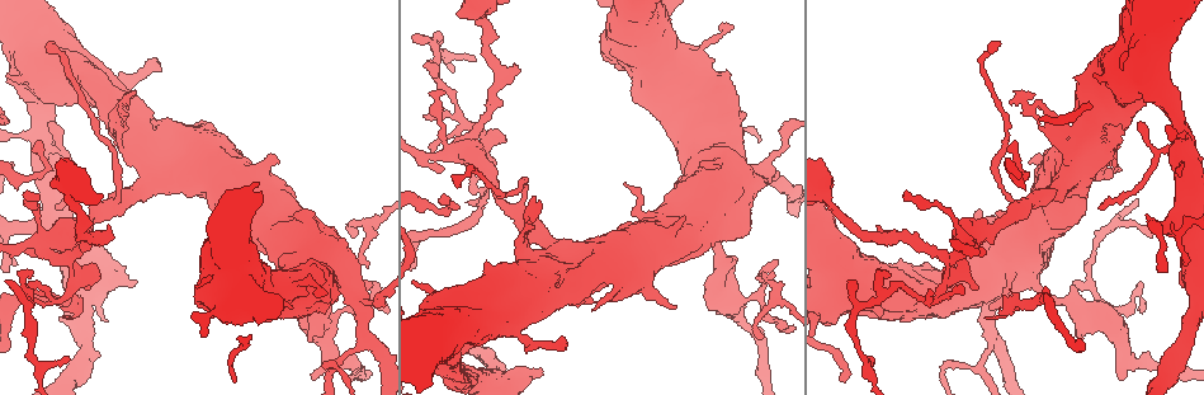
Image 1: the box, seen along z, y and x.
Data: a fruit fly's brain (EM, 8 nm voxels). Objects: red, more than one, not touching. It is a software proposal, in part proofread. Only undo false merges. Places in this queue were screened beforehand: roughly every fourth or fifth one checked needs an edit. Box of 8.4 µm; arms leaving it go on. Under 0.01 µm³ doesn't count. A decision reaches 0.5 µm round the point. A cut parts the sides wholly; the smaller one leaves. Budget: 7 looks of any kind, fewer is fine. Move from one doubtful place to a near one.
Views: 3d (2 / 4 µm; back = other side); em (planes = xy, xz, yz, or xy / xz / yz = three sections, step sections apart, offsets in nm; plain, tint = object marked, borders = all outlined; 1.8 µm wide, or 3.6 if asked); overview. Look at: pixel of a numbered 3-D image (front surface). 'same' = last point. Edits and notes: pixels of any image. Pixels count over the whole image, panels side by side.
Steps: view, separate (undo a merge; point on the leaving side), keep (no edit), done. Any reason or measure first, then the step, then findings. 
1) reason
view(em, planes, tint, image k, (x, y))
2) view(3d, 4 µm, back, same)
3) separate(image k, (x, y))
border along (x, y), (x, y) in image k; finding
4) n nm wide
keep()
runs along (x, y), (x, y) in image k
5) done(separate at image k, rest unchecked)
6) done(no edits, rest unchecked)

abrupt turn
view(em, planes, tint, image 1, (460, 117))

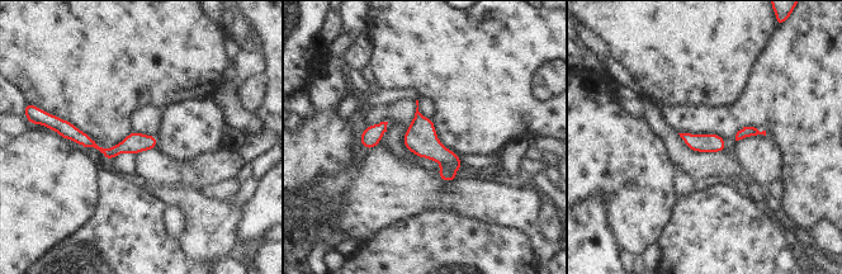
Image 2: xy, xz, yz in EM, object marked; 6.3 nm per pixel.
separate(image 2, (444, 174))
border along (443, 168), (449, 168), (453, 171) in image 2; two neurons meet here

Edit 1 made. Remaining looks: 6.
abrupt turn
view(em, 3.6 µm, yz, step 16, tint, image 1, (652, 259))

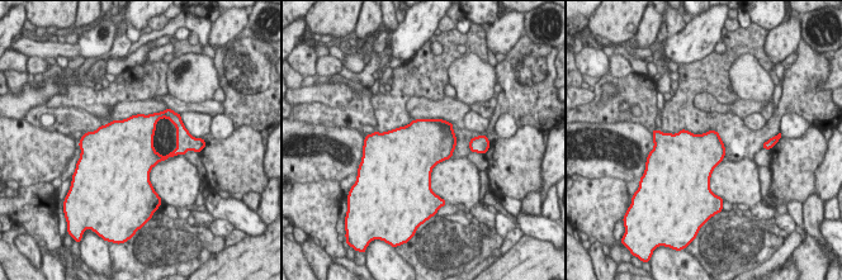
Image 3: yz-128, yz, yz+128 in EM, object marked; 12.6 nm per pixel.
another direction
view(em, 3.6 µm, planes, borders, same)

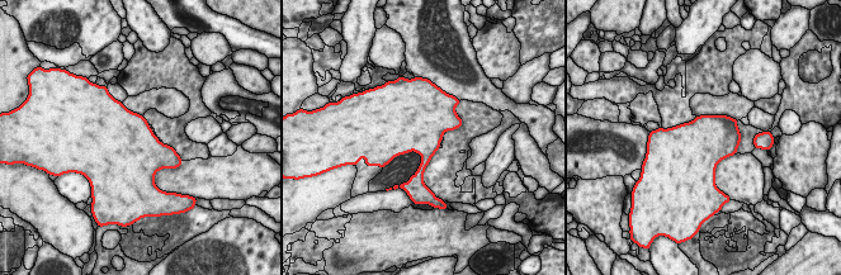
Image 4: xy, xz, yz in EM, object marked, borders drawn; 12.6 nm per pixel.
keep()
continuous, no second neuron

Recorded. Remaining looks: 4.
sharp bend
view(3d, 2 µm, image 1, (1184, 145))

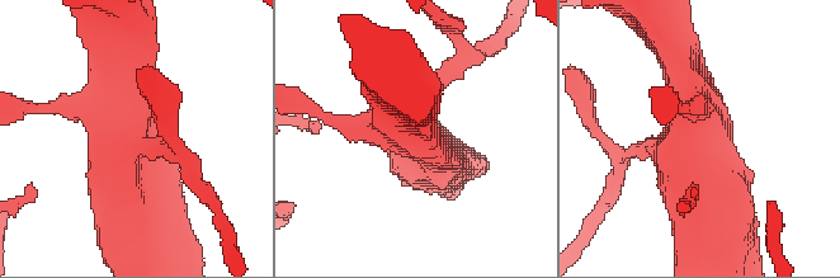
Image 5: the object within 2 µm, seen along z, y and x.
shape alone is not enough
view(em, xy, step 4, tint, image 5, (696, 141))

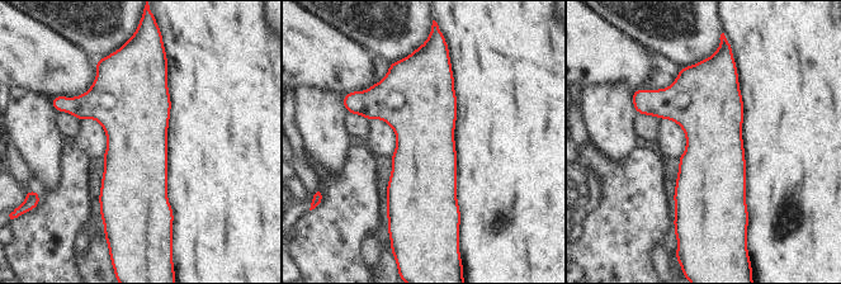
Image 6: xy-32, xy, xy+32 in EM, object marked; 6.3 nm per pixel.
another direction
view(em, yz, step 8, tint, same)

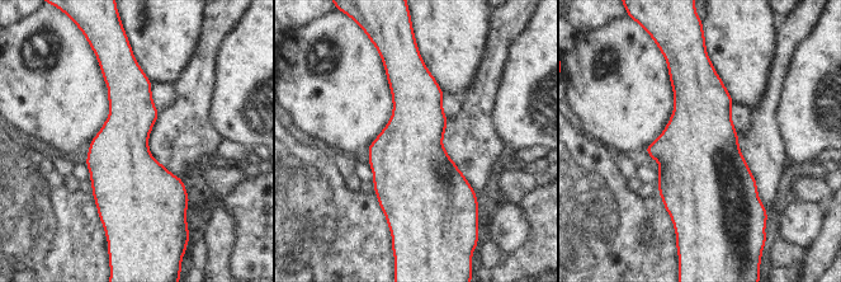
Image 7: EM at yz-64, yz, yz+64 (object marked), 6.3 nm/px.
4 arms
keep()
one neuron here

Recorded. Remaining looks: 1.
done(separate at image 2, rest unchecked)

